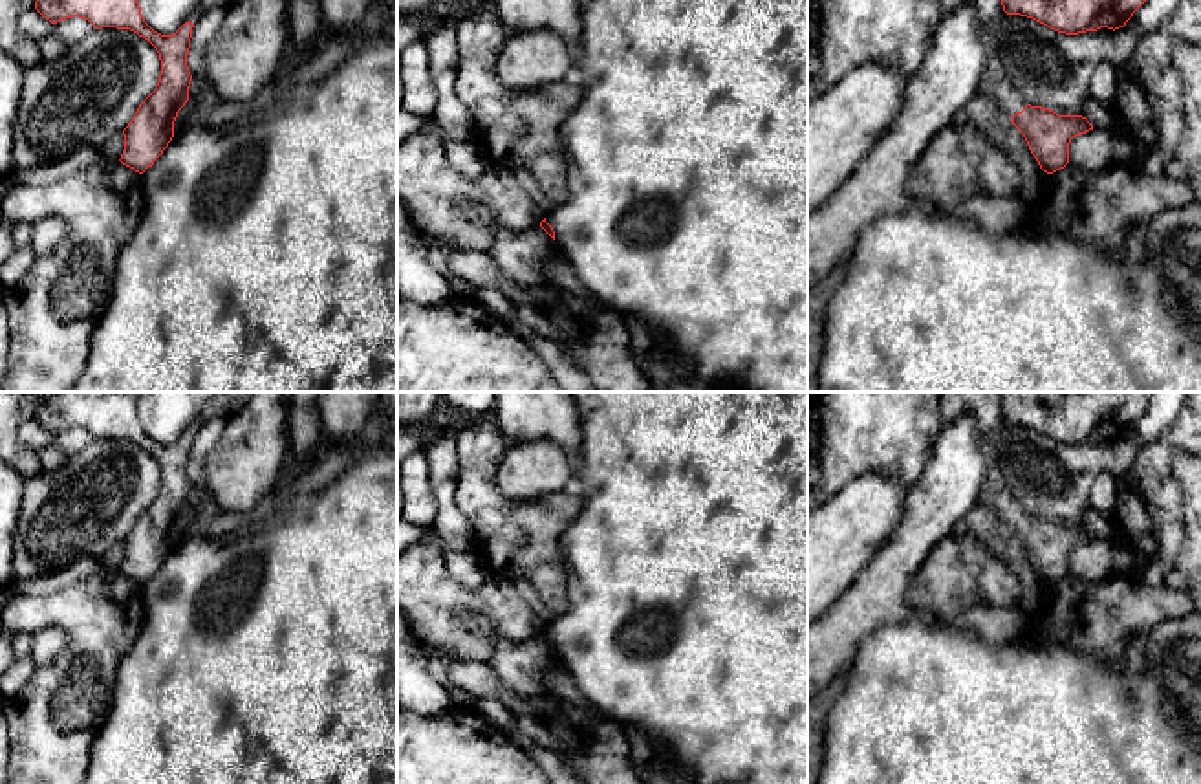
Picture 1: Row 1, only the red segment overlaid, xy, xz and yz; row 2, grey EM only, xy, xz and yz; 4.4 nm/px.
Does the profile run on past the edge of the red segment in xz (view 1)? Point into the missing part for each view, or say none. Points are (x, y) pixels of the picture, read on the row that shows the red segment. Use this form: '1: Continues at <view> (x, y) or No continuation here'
1: No continuation here

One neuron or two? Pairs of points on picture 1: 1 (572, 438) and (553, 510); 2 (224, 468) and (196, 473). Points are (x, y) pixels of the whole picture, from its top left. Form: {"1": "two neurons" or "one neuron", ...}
{"1": "two neurons", "2": "two neurons"}

